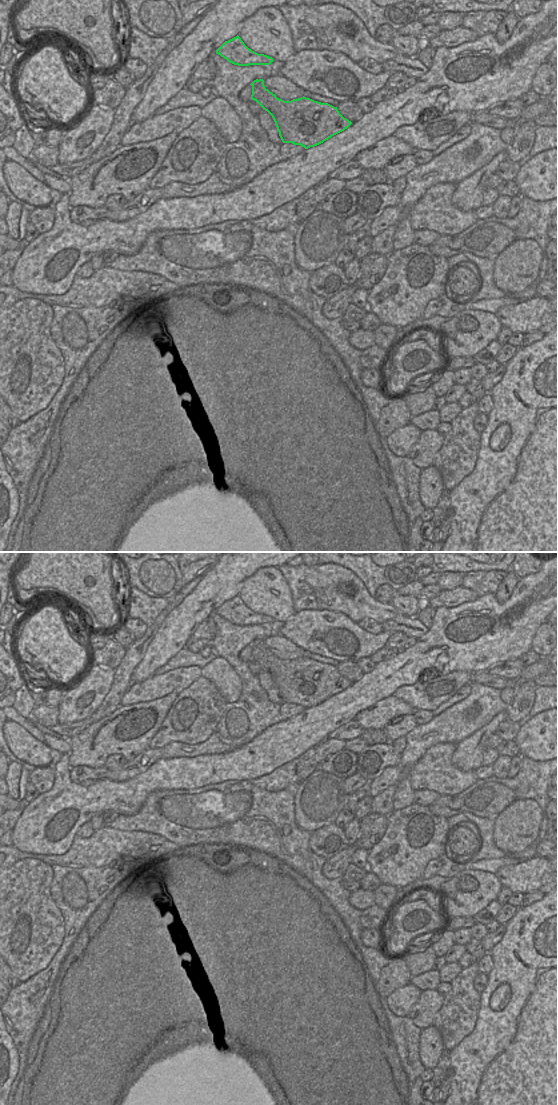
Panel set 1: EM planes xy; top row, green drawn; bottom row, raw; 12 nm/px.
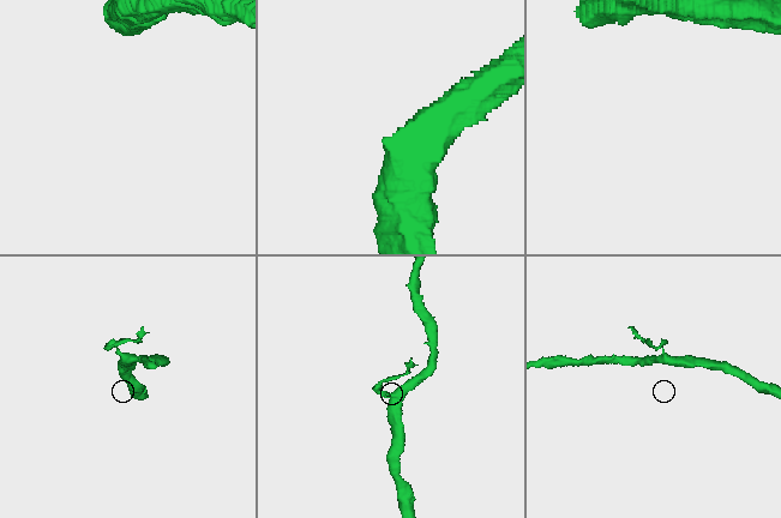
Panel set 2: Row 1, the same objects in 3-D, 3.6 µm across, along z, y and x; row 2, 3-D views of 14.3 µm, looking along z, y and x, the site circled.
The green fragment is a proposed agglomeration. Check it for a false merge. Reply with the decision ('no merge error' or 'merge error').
merge error

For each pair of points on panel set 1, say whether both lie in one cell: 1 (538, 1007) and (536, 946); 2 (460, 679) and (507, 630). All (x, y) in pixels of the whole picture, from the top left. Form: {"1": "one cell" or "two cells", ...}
{"1": "one cell", "2": "two cells"}

